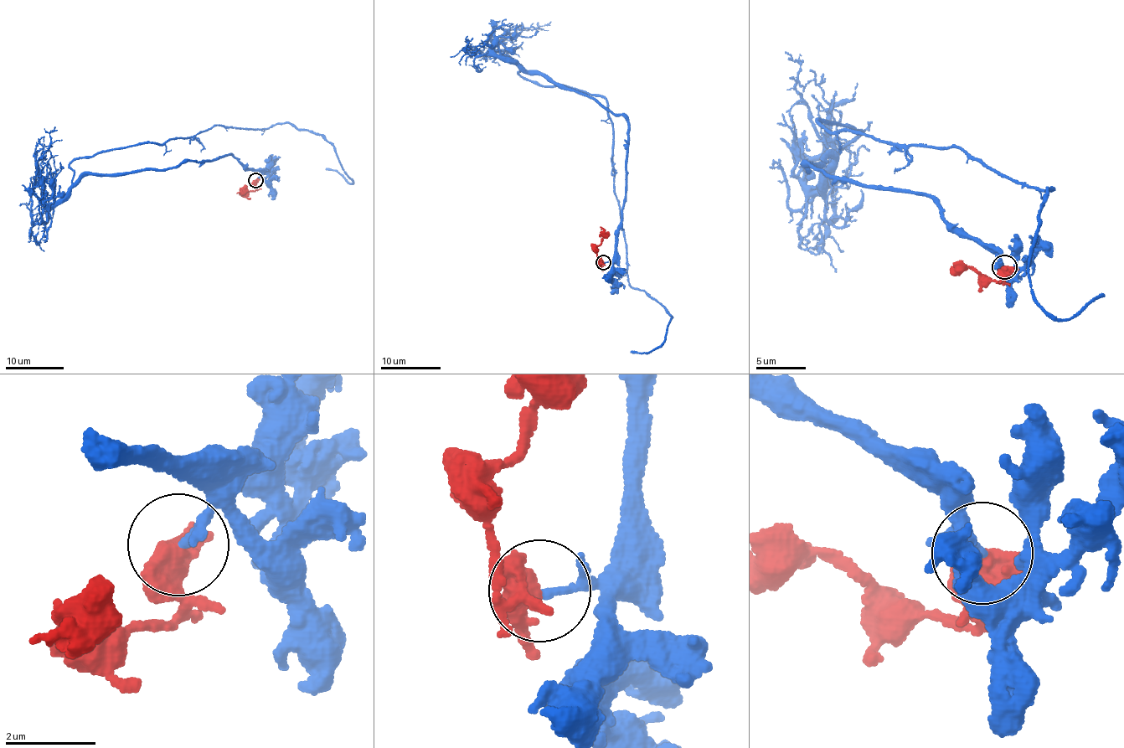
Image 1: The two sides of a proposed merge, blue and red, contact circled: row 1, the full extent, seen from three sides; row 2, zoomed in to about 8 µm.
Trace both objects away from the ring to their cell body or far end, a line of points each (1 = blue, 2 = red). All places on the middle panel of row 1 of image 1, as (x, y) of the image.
1: (603, 262), (623, 218), (628, 123), (523, 67), (605, 100), (628, 281), (671, 317), (656, 348), (630, 352)
2: (603, 262), (597, 259), (601, 226)

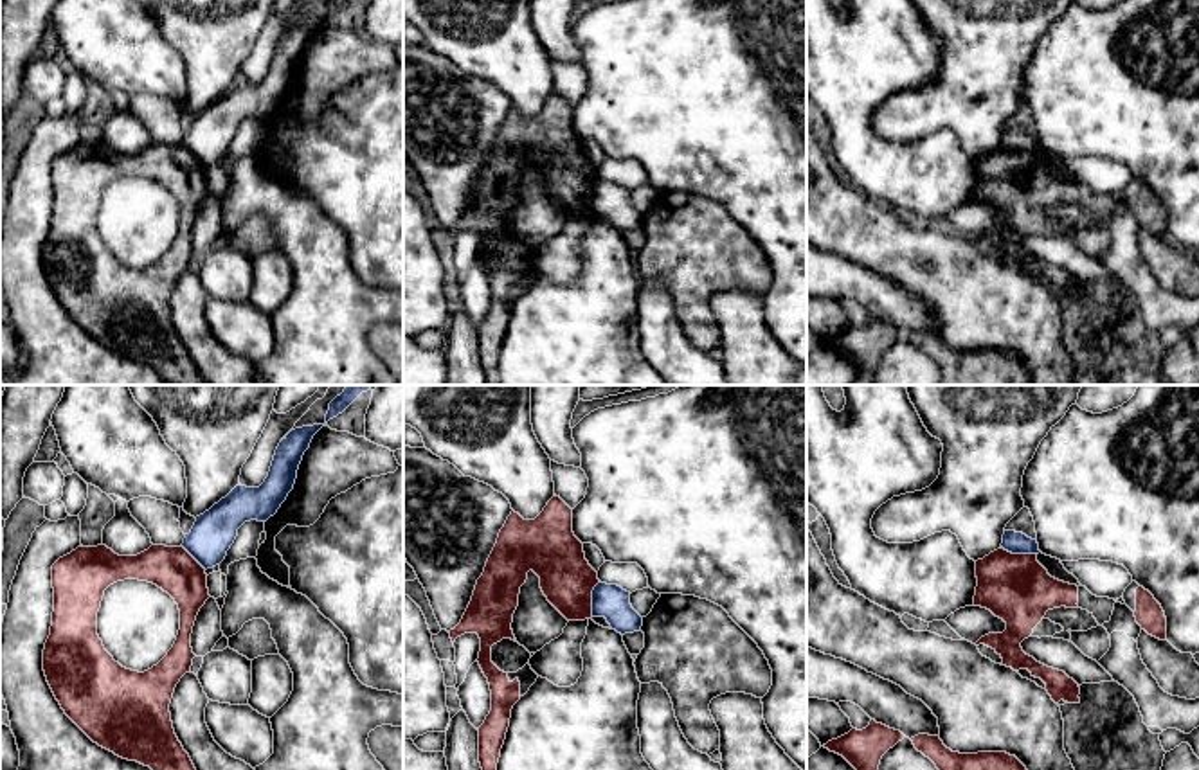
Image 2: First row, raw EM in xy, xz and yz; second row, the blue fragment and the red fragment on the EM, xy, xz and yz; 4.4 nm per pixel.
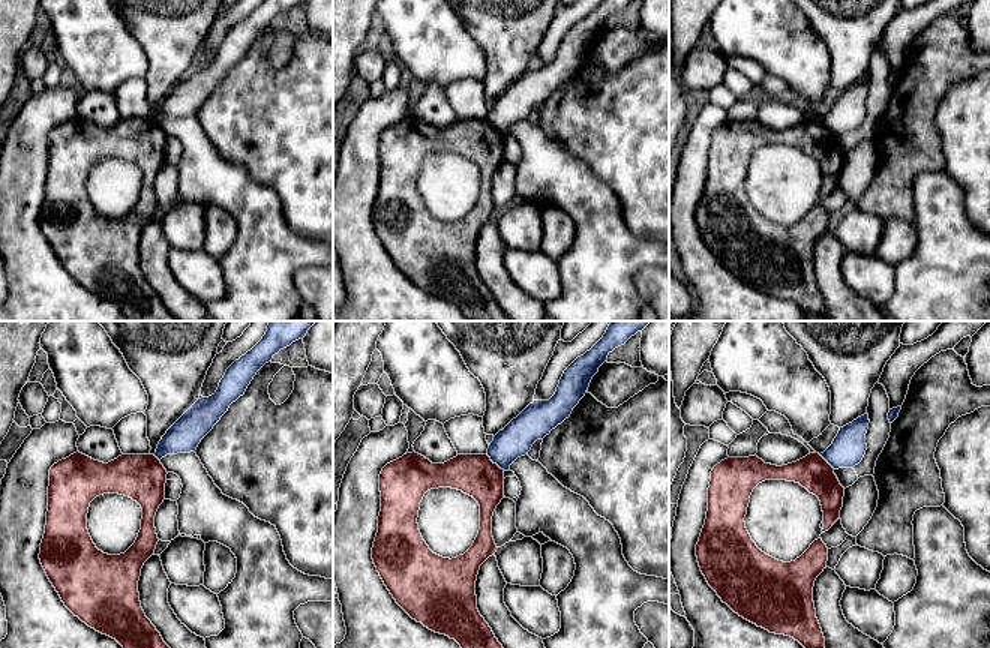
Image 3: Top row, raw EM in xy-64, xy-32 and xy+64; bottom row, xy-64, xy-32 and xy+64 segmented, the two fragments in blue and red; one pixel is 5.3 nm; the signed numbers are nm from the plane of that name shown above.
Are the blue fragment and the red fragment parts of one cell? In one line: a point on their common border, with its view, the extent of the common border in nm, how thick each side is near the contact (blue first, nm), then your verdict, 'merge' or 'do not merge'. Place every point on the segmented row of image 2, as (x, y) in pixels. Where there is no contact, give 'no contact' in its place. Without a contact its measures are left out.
meets blue in xz at (593, 599); contact 170 nm long; 160 nm thick on the blue side, 240 nm on the other; do not merge

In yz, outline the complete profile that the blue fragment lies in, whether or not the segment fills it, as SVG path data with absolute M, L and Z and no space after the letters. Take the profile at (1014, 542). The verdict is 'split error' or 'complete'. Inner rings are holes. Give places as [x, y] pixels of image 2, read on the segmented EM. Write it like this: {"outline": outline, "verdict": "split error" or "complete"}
{"outline": "M1005 531L1001 547L1012 554L1039 554L1037 540L1028 538L1023 533Z", "verdict": "complete"}

